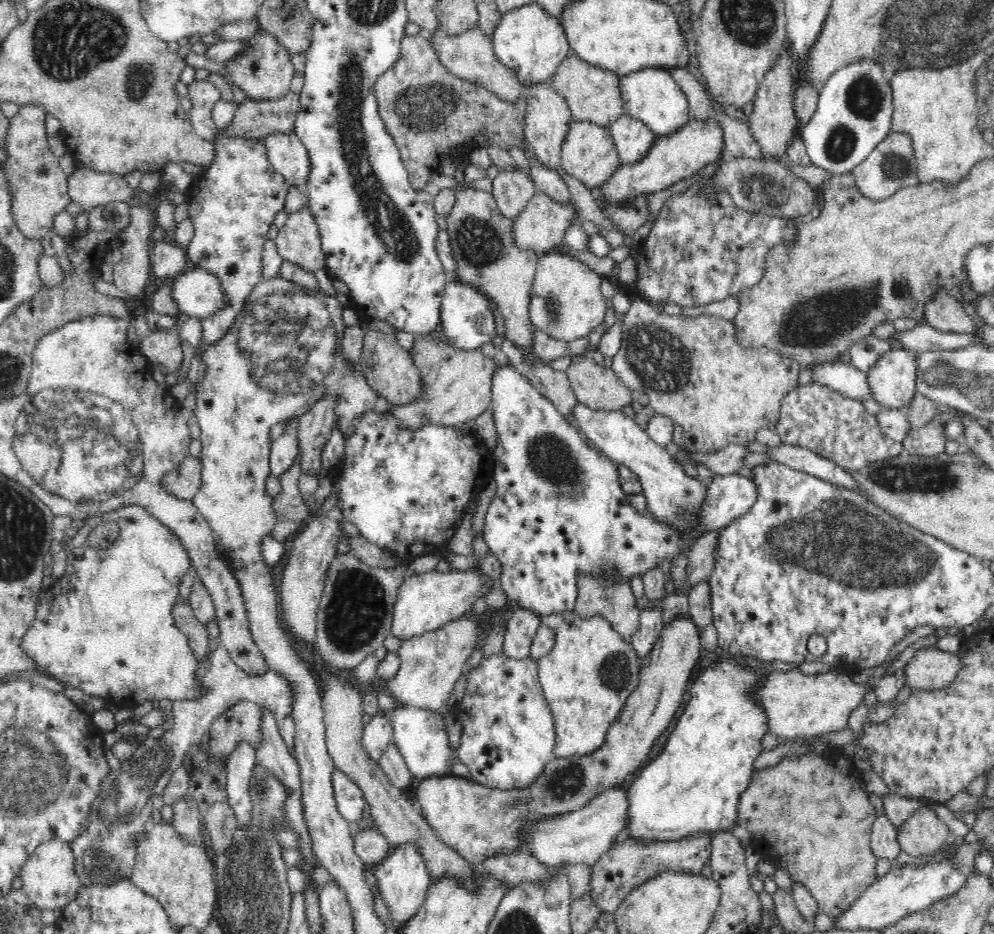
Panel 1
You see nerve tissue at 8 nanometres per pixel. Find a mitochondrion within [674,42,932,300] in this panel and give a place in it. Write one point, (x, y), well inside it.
(865, 100)

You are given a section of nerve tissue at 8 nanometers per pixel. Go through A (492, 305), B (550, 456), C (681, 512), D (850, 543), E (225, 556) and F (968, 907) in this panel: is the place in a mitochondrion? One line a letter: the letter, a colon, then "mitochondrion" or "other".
A: other
B: mitochondrion
C: mitochondrion
D: mitochondrion
E: other
F: other

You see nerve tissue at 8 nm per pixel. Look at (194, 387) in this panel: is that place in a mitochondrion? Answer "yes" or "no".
no

